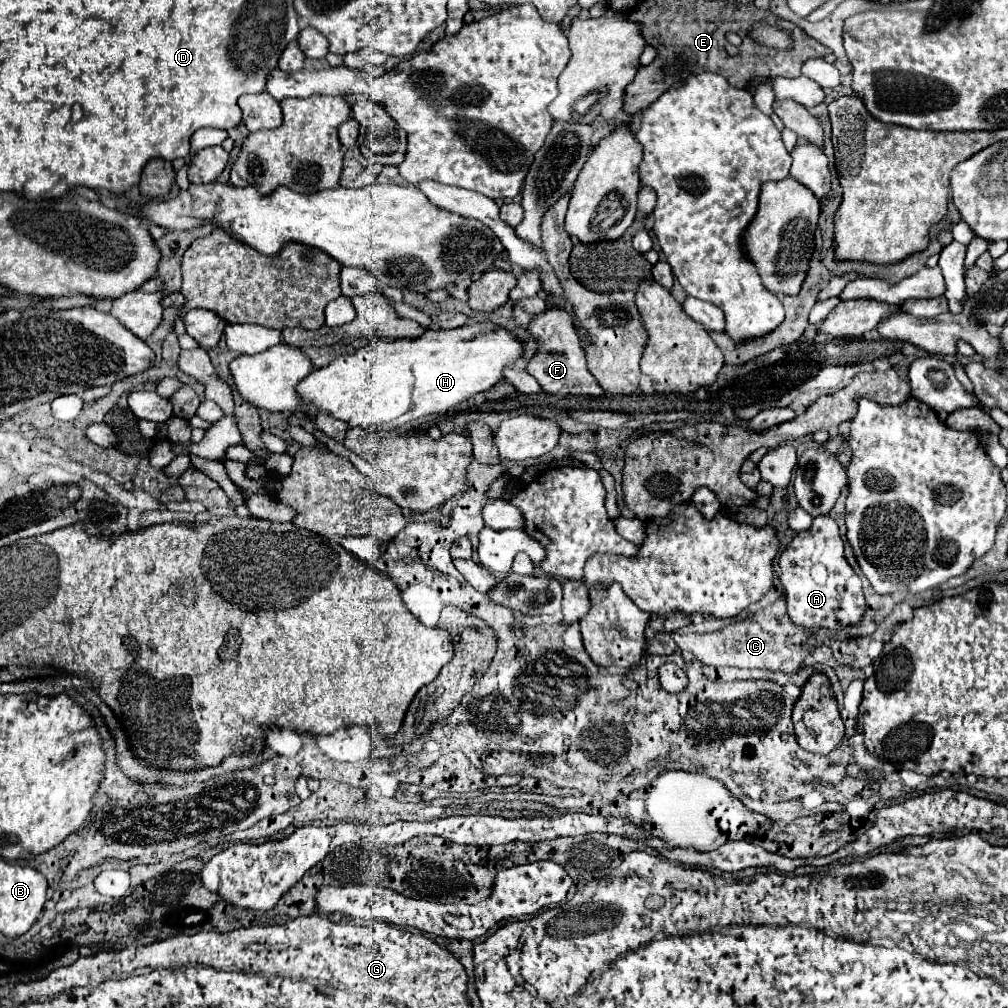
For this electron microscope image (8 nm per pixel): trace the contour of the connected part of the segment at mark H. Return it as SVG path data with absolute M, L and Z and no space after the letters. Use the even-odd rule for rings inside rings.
M467 323L457 329L429 327L419 337L407 337L399 341L371 341L367 347L361 347L351 355L337 357L327 367L315 369L309 377L305 377L299 383L299 395L303 399L305 413L311 409L327 411L351 427L363 427L371 433L381 433L407 425L413 419L445 415L451 407L489 391L503 379L505 367L521 359L523 353L525 343L519 341L509 329L503 329L495 323Z

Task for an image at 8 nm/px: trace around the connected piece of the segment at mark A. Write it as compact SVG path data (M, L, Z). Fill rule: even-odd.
M829 515L815 517L811 529L797 533L787 545L779 557L779 581L787 597L787 613L797 625L839 629L859 623L865 613L861 579L845 561L839 527Z

